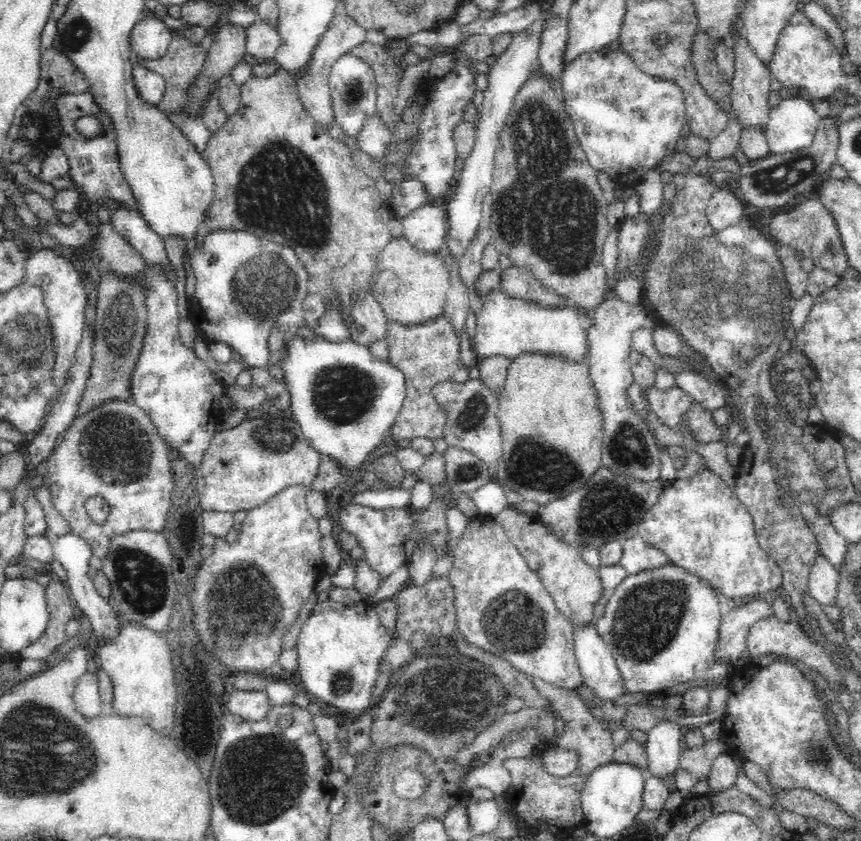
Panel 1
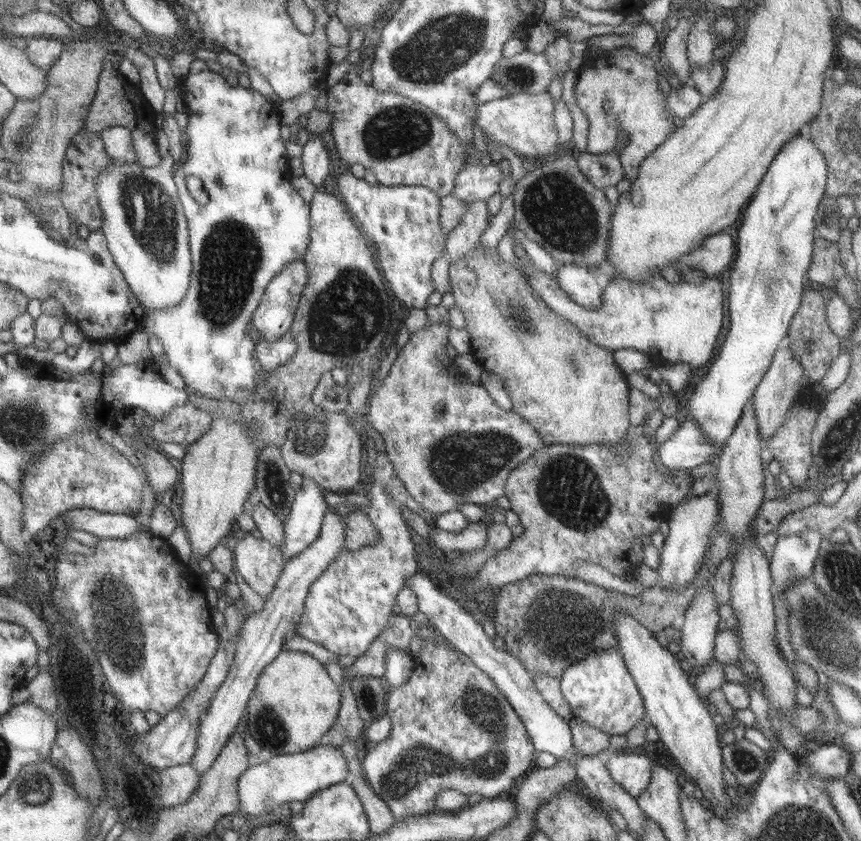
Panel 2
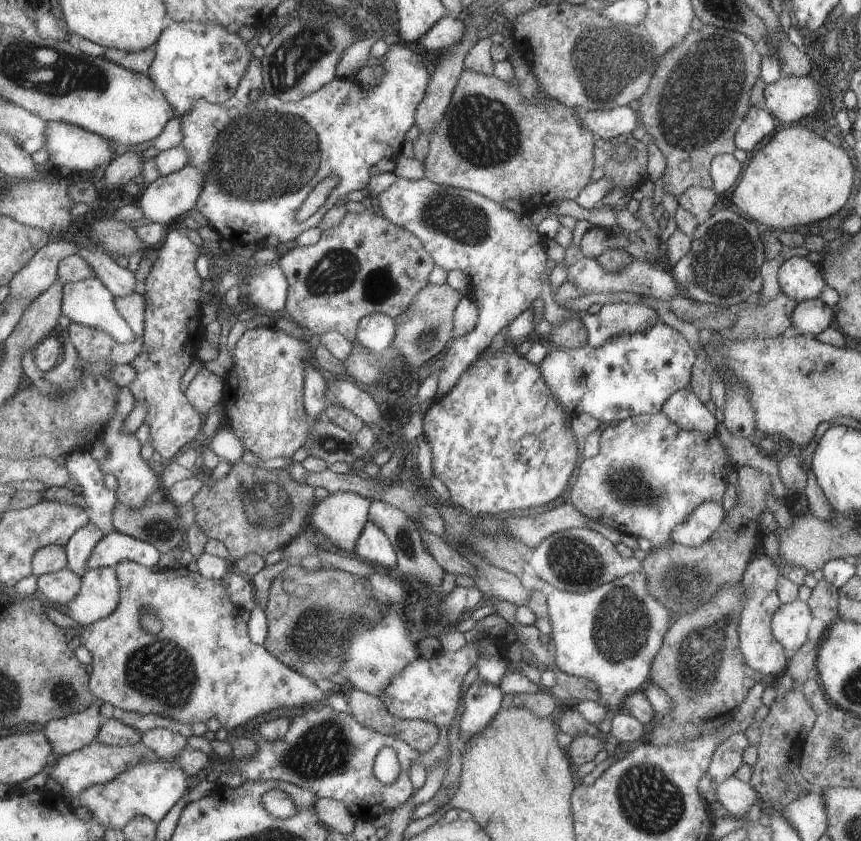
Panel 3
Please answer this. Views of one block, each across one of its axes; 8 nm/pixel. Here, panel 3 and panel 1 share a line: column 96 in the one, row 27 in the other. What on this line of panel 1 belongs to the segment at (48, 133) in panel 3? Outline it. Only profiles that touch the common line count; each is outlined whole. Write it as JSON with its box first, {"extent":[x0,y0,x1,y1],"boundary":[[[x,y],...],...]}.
{"extent":[131,11,174,60],"boundary":[[[146,11],[131,32],[131,51],[134,57],[156,60],[166,56],[174,32],[167,28],[163,20]]]}

